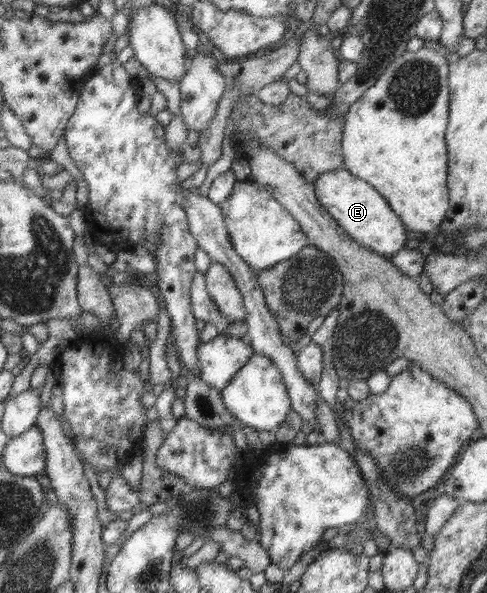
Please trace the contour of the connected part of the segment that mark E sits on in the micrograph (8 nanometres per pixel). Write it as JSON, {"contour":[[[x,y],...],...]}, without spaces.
{"contour":[[[341,167],[320,173],[312,184],[321,206],[359,245],[387,257],[405,247],[407,229],[401,218],[391,210],[387,200],[369,182]]]}

